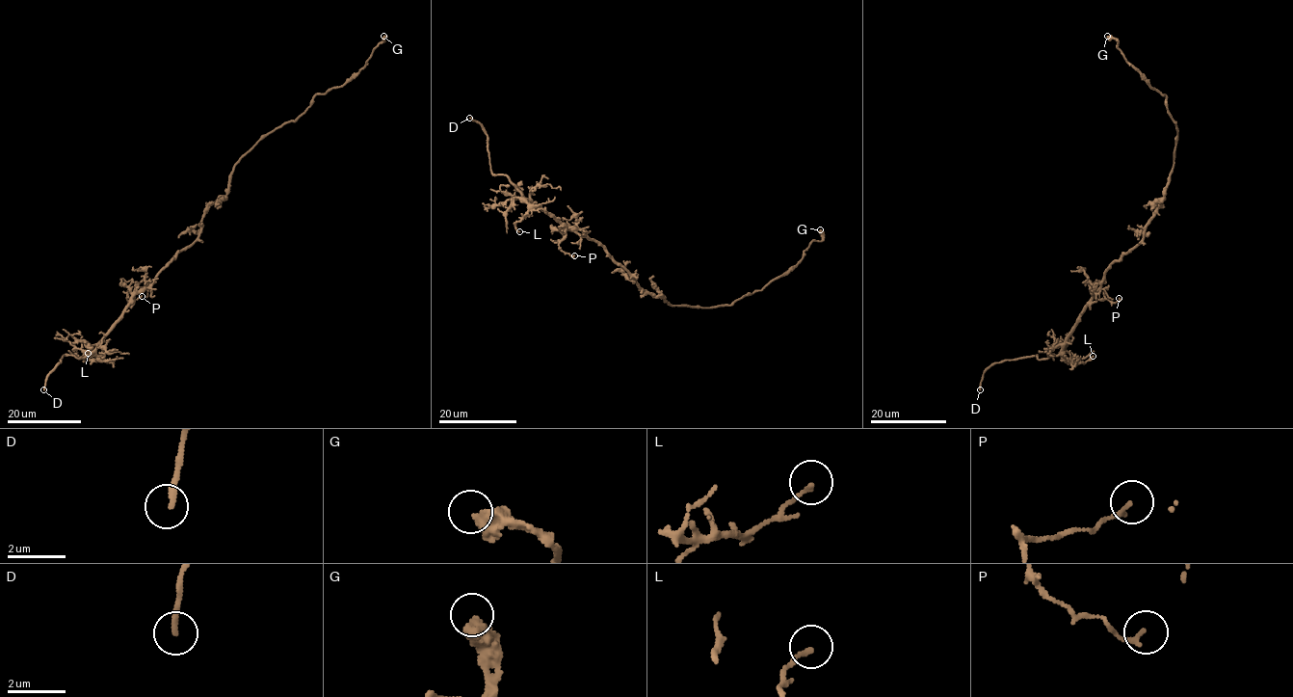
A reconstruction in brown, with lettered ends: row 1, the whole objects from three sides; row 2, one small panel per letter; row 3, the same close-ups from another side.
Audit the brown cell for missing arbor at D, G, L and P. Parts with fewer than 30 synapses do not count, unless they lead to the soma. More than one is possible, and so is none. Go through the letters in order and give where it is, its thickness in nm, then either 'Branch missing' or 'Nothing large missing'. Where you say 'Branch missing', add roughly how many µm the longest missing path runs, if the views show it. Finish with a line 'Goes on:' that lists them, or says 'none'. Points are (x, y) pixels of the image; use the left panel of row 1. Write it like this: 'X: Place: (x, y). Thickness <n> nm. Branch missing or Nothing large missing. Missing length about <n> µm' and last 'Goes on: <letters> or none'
D: Place: (43, 389). Thickness 200 nm. Branch missing. Missing length about 15 µm
G: Place: (383, 36). Thickness 550 nm. Nothing large missing
L: Place: (88, 353). Thickness 160 nm. Nothing large missing
P: Place: (142, 296). Thickness 160 nm. Nothing large missing
Goes on: D

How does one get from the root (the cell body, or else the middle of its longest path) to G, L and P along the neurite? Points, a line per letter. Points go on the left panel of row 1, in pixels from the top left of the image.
G: (201, 226), (204, 212), (226, 195), (235, 164), (267, 134), (294, 121), (316, 93), (349, 81), (383, 36)
L: (201, 226), (194, 242), (133, 296), (96, 348), (97, 359), (85, 360), (88, 353)
P: (201, 226), (198, 236), (139, 290), (131, 299), (134, 301), (134, 298), (127, 300), (137, 300), (142, 296)

